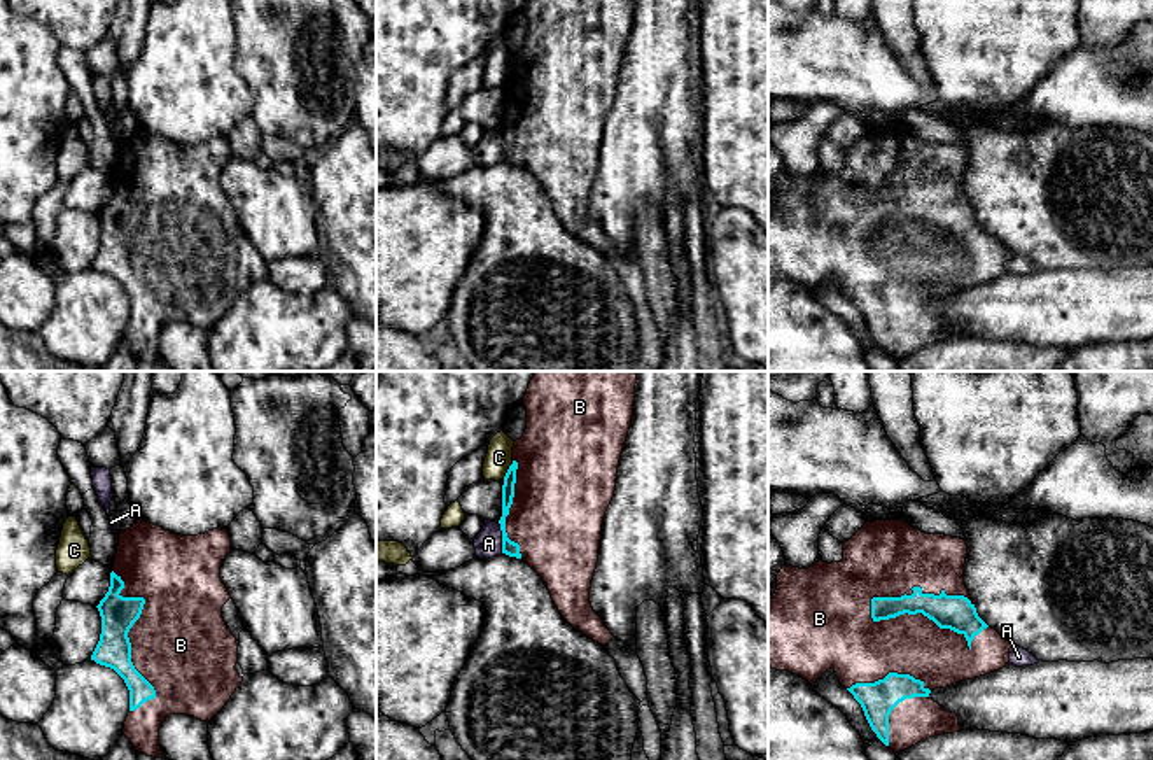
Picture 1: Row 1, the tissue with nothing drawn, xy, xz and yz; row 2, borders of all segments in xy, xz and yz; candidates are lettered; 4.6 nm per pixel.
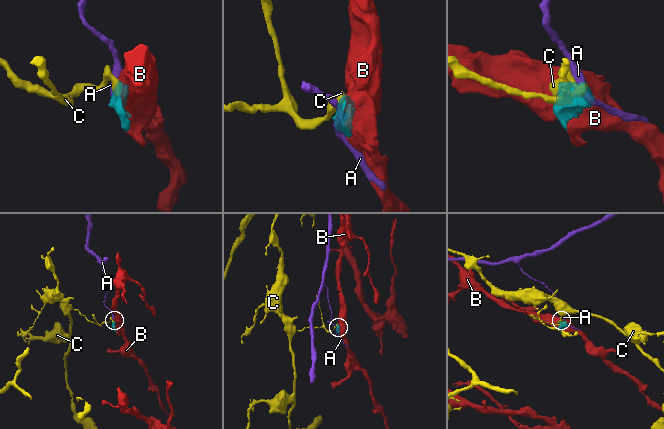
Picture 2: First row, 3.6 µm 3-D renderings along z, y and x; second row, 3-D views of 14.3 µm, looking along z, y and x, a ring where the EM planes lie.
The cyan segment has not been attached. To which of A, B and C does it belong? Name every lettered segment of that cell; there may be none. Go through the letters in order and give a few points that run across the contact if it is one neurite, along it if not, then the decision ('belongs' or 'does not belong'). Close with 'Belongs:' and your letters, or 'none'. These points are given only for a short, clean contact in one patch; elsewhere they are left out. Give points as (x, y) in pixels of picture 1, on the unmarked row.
A: does not belong
B: belongs
C: line xz (513, 69), (503, 84); does not belong
Belongs: B

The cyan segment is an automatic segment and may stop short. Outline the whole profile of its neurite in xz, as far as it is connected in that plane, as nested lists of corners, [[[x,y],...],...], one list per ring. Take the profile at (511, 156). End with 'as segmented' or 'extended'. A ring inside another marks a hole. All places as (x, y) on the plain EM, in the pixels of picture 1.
[[[527,0],[527,37],[502,93],[502,161],[523,166],[546,191],[562,224],[605,254],[614,243],[590,212],[602,133],[633,26],[635,0]]]; extended

